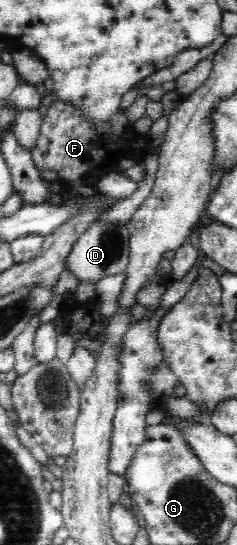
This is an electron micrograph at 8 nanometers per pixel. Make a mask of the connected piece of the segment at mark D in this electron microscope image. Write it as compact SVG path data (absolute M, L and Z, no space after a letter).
M93 222L73 243L65 261L65 269L76 277L78 285L81 282L88 282L95 286L103 277L119 275L124 271L127 259L129 259L128 249L127 225Z

